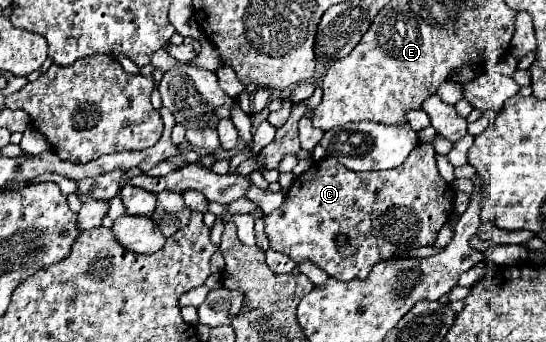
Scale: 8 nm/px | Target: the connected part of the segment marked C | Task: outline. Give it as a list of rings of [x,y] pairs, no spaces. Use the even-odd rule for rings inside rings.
[[[430,143],[418,145],[412,155],[394,169],[372,171],[372,173],[352,173],[336,161],[336,157],[326,157],[318,161],[312,169],[296,177],[294,185],[286,193],[284,203],[264,217],[266,237],[270,249],[288,255],[292,261],[312,261],[330,277],[338,281],[366,279],[376,261],[386,261],[398,257],[402,251],[432,247],[440,227],[450,219],[454,211],[454,189],[446,183],[436,167],[436,151]],[[344,235],[344,245],[338,245],[338,237]]]

